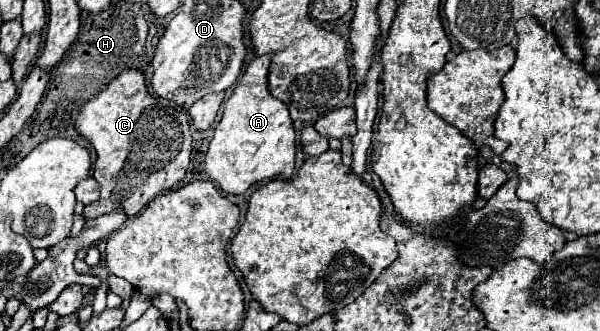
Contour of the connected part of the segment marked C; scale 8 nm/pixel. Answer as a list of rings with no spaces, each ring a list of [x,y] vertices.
[[[136,69],[122,71],[114,81],[106,85],[104,91],[90,99],[80,109],[74,127],[96,149],[96,165],[92,169],[92,177],[100,183],[100,199],[84,207],[82,215],[86,219],[94,219],[112,211],[124,211],[126,217],[134,217],[148,205],[150,199],[156,199],[160,193],[170,191],[180,179],[184,179],[192,151],[188,113],[172,101],[150,95],[144,83],[144,75]]]

